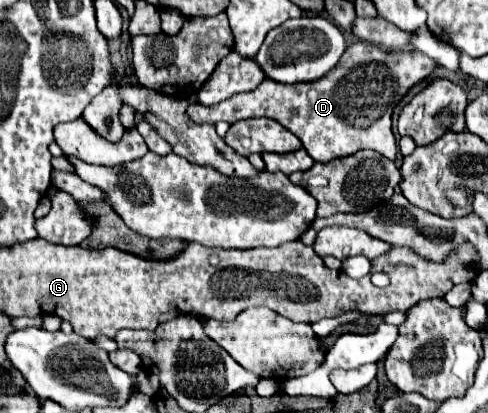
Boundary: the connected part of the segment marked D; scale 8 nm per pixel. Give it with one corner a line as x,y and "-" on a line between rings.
356,42
346,48
340,64
312,84
294,84
284,86
274,80
264,80
256,90
232,96
218,106
194,104
186,108
186,114
196,124
216,124
220,120
234,124
246,118
272,118
296,134
306,148
306,152
316,162
330,162
334,158
350,156
362,148
374,150
388,160
394,160
398,154
396,140
392,134
390,114
402,96
418,82
432,76
440,64
422,54
420,50
398,52
394,50
394,64
390,54
380,52
378,46

